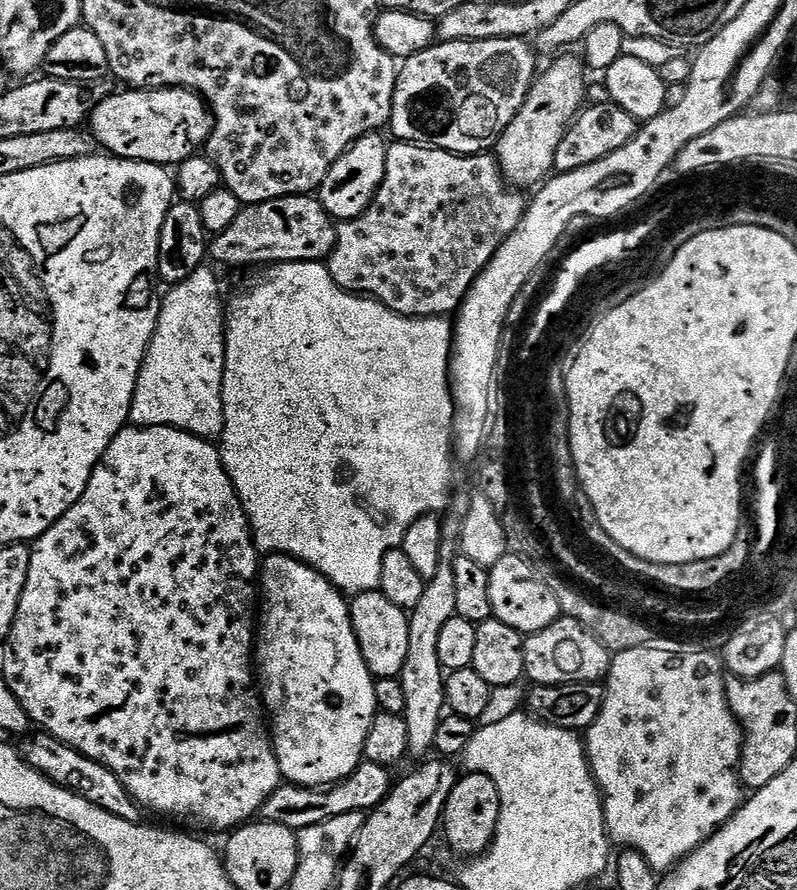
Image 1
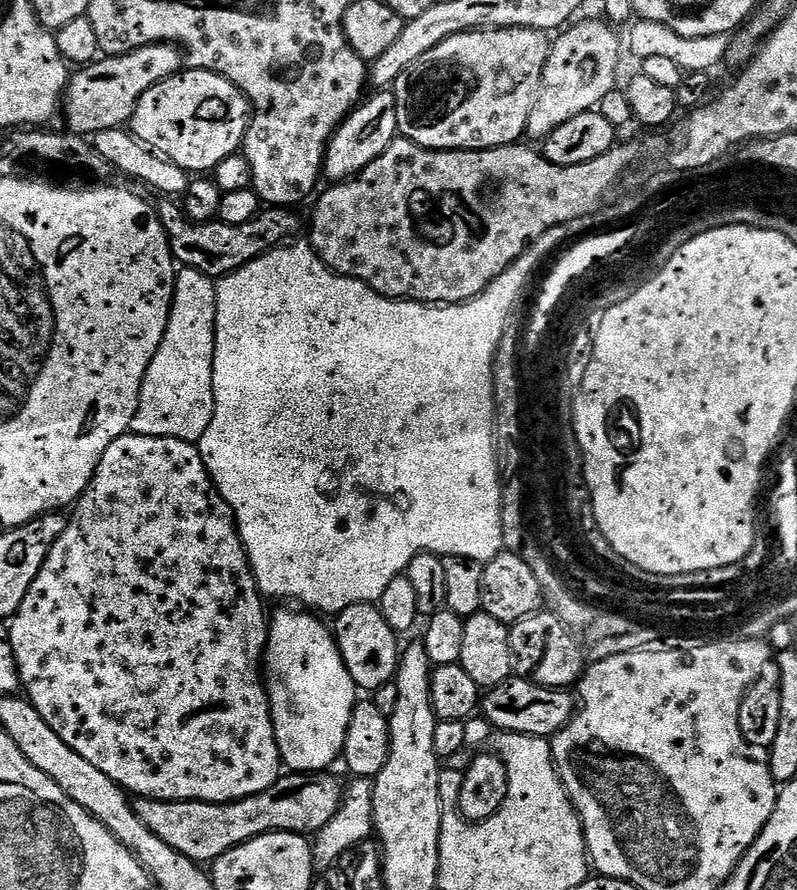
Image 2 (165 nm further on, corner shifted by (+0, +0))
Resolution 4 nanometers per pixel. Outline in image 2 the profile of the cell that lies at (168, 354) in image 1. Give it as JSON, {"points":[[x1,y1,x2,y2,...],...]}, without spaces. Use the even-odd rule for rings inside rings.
{"points":[[181,267,176,273,176,293,172,299,166,334,144,375,138,410,131,431,138,436,178,438,198,442,214,418,214,342,216,341,216,280,193,268]]}

